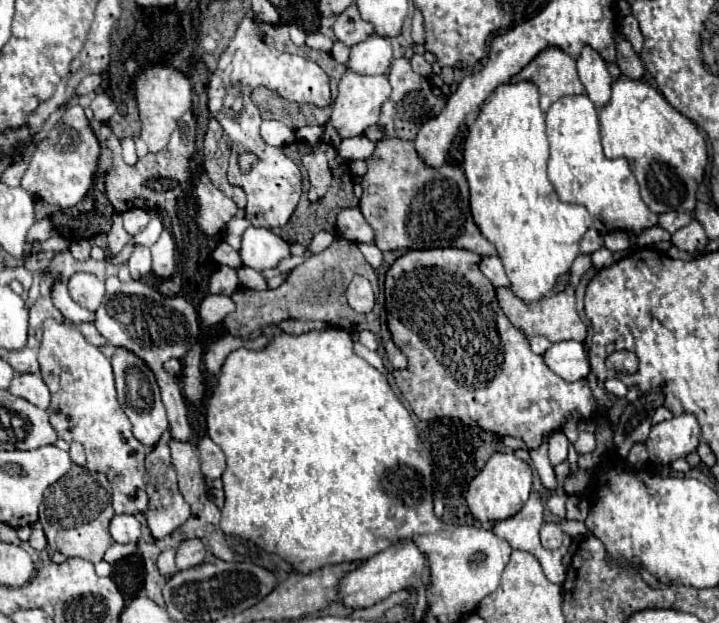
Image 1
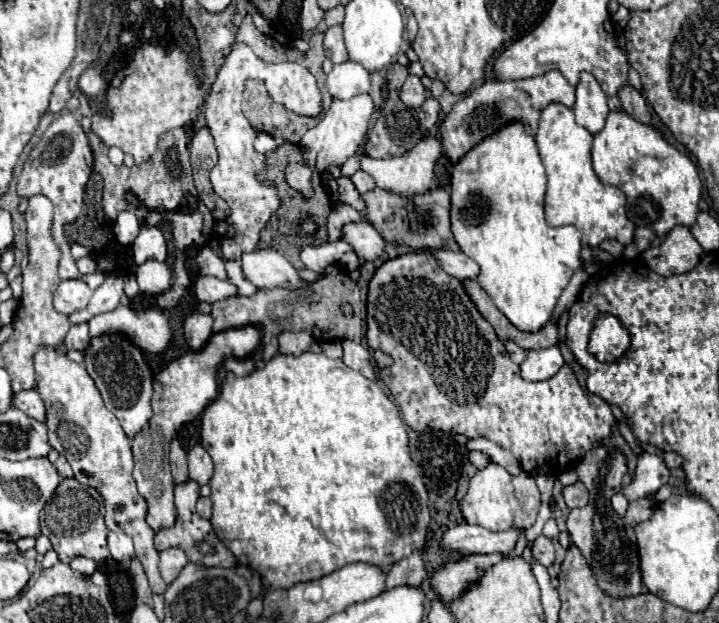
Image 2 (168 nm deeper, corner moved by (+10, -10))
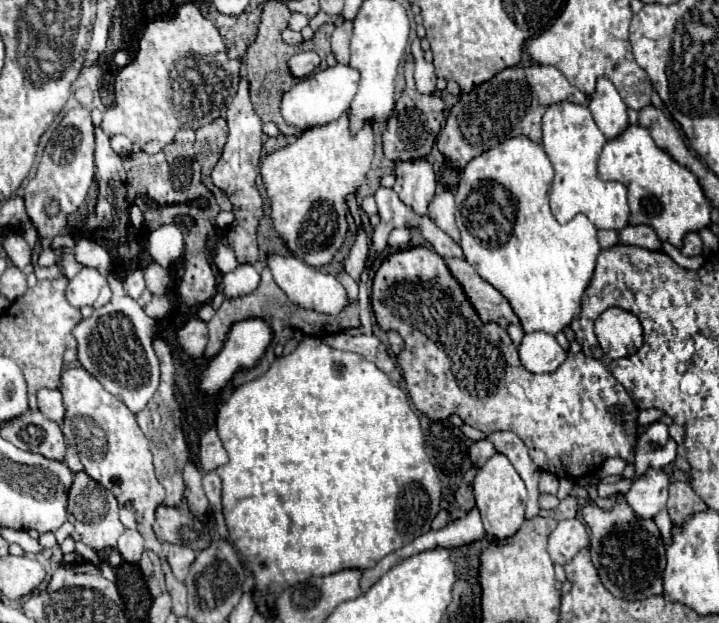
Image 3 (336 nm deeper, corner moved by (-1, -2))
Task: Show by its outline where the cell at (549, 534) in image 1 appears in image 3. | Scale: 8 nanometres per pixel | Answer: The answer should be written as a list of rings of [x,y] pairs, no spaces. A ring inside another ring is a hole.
[[[578,518],[562,520],[548,538],[548,554],[554,564],[568,564],[580,550],[588,548],[590,536],[586,524]]]

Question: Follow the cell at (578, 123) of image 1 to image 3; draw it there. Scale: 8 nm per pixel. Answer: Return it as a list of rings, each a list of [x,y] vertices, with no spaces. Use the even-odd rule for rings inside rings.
[[[558,102],[546,108],[542,118],[542,148],[554,166],[550,208],[554,218],[564,224],[576,214],[586,214],[598,230],[622,230],[628,224],[628,198],[620,182],[602,182],[596,172],[606,136],[598,130],[590,110],[572,102]]]

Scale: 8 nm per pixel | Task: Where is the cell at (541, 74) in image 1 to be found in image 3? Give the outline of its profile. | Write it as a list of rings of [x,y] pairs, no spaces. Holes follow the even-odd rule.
[[[530,64],[526,68],[518,68],[518,66],[506,68],[500,74],[496,74],[492,80],[476,86],[470,94],[460,96],[460,100],[452,106],[452,110],[448,114],[446,126],[442,128],[436,146],[444,154],[444,158],[450,160],[454,170],[462,170],[472,158],[480,156],[482,152],[496,148],[498,144],[502,144],[508,138],[526,136],[532,142],[540,142],[540,136],[542,136],[540,122],[542,122],[546,108],[556,104],[556,102],[562,102],[562,100],[568,100],[568,102],[574,102],[574,104],[586,104],[586,94],[582,94],[578,88],[574,88],[558,68],[542,66],[542,64]]]

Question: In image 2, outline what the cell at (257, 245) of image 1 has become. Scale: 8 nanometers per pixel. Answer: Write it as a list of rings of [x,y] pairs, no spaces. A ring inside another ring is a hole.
[[[273,248],[245,252],[241,262],[245,278],[253,282],[257,288],[275,288],[275,286],[297,288],[307,284],[305,280],[299,278],[299,272],[287,262],[287,258]]]

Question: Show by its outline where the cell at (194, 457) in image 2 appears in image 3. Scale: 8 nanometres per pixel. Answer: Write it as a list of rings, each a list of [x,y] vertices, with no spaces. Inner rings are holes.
[[[210,428],[202,438],[200,438],[200,468],[204,472],[216,470],[218,466],[228,462],[228,454],[222,446],[222,440],[214,428]]]

